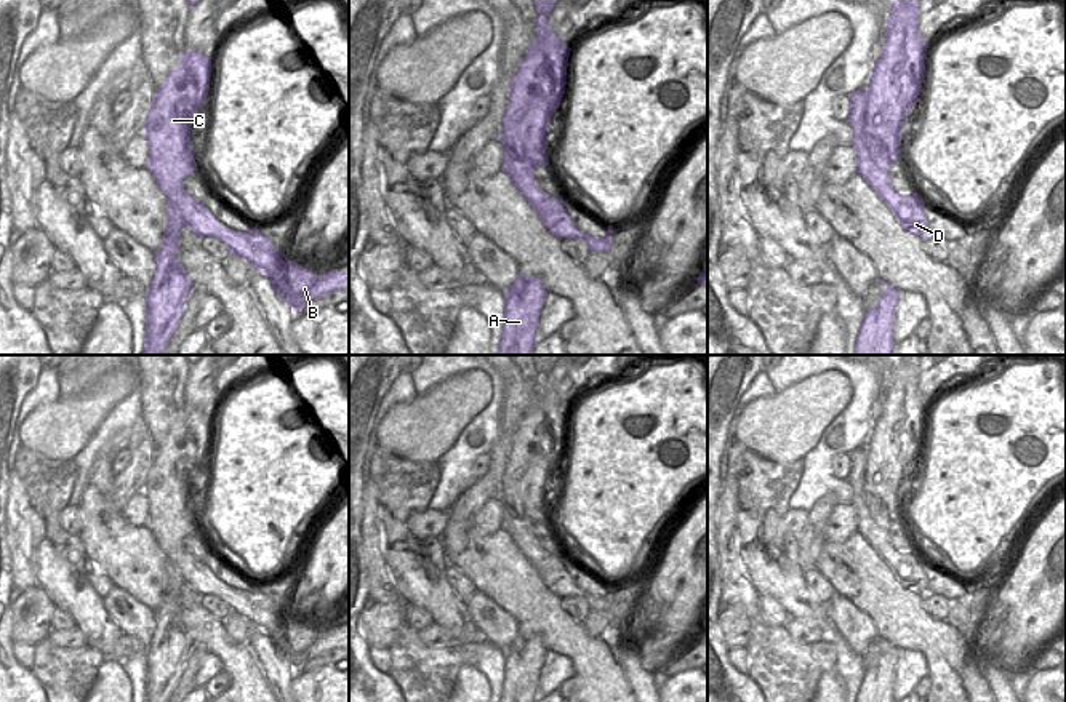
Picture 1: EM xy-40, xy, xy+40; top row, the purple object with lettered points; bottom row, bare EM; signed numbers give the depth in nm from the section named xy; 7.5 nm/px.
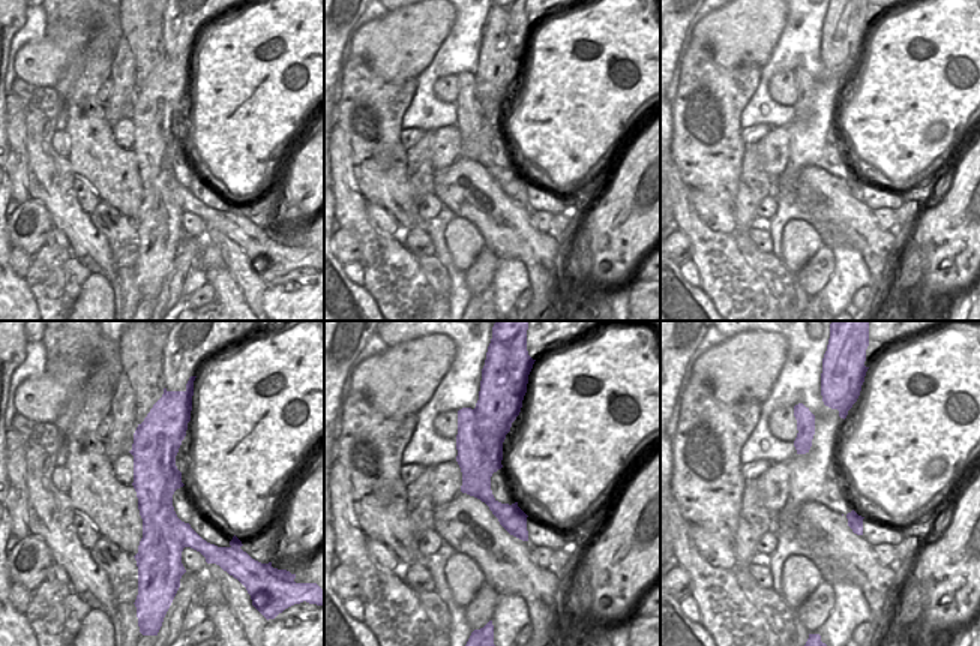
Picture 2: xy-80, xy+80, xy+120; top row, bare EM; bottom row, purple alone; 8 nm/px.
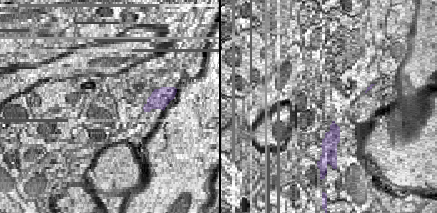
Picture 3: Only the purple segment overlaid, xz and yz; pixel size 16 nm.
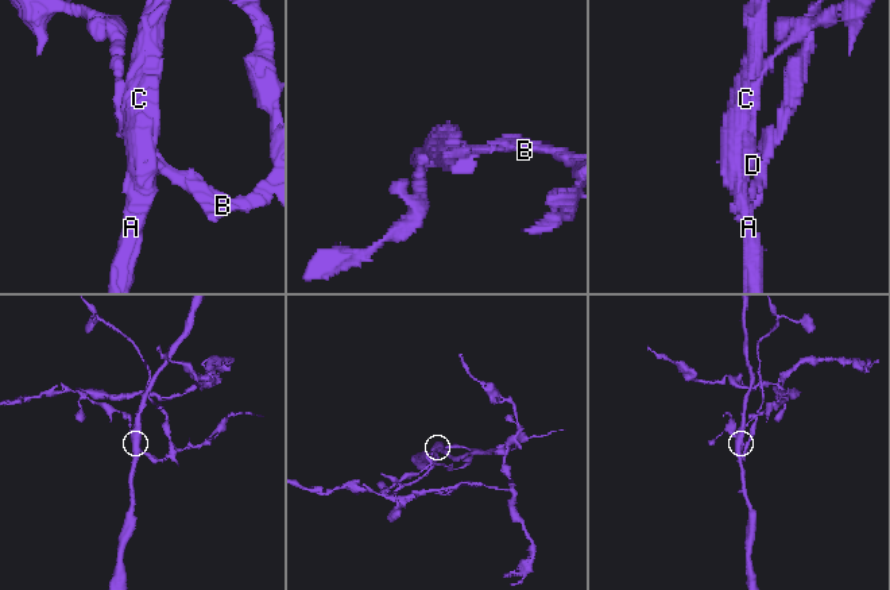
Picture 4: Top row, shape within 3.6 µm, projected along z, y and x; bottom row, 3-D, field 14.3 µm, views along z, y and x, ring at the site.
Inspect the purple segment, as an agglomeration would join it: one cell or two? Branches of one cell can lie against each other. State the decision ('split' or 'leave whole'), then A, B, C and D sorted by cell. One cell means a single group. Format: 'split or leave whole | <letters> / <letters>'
split | A C / B D

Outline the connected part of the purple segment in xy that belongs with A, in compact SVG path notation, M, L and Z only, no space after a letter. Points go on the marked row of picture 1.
M517 272L517 280L504 294L504 326L498 355L533 355L536 342L536 328L546 301L547 291L538 277L523 277Z

